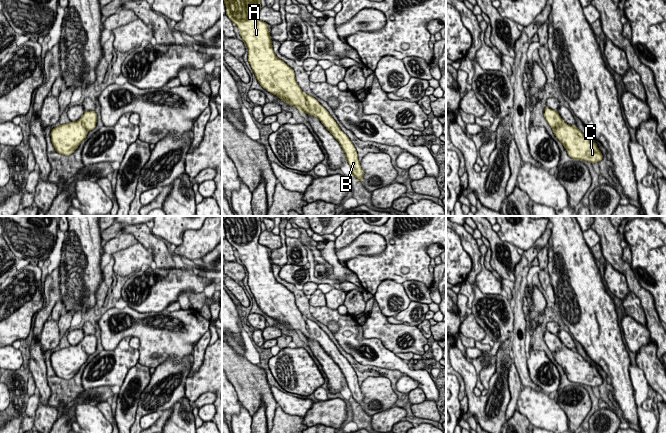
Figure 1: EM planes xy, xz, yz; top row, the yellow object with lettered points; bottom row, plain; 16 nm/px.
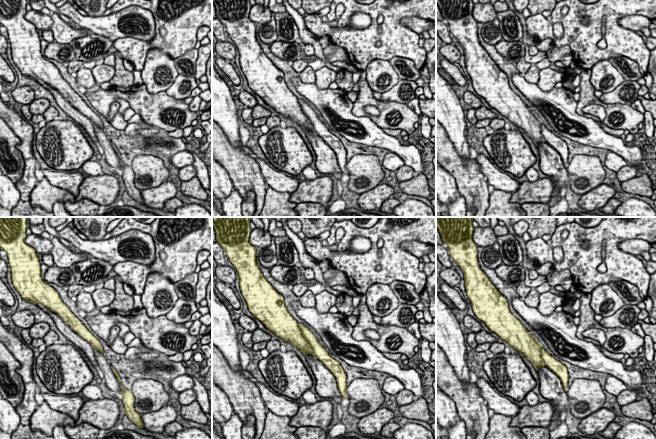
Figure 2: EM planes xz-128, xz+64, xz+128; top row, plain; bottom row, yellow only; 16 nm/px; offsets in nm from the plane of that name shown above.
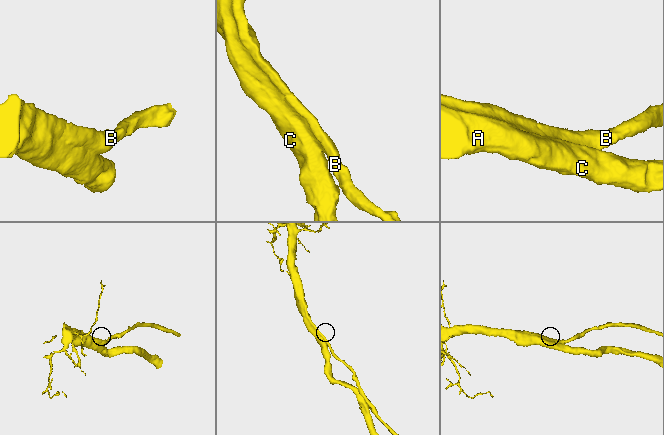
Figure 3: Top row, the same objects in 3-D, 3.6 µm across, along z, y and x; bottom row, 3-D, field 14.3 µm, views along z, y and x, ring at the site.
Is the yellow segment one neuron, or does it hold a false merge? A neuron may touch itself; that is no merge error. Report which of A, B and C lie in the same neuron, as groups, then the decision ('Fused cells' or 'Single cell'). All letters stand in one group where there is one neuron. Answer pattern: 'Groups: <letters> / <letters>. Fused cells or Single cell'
Groups: A B C. Single cell

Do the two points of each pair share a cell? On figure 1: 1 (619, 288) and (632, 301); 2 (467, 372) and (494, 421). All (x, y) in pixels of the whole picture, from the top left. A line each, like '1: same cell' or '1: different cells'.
1: different cells
2: same cell

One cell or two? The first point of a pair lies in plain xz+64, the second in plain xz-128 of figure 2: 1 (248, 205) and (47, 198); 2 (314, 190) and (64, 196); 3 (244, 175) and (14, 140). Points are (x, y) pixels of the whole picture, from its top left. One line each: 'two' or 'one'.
1: two
2: two
3: one

